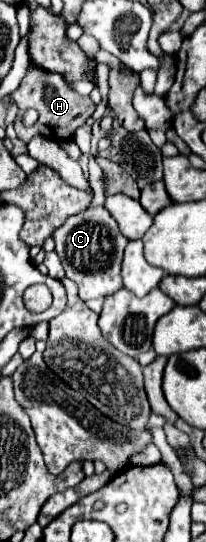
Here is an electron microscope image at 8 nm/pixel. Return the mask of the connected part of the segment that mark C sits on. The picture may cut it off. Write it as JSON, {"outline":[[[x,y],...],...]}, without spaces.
{"outline":[[[91,206],[67,218],[67,222],[53,234],[53,238],[55,238],[55,252],[59,254],[65,268],[65,276],[79,286],[79,298],[85,300],[85,304],[91,310],[100,314],[105,300],[103,296],[115,294],[119,288],[123,288],[119,272],[121,272],[123,248],[129,240],[119,232],[117,222],[103,206],[97,208]]]}

